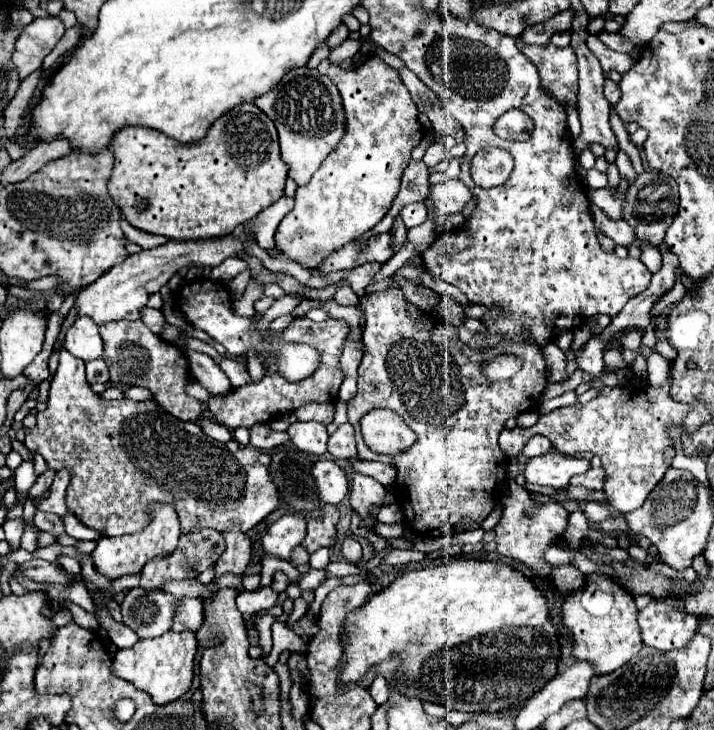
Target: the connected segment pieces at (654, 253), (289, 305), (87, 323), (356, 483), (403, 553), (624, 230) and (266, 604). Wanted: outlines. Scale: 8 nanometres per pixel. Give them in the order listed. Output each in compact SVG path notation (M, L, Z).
M644 245L644 253L642 253L640 261L648 267L650 273L656 273L660 269L660 251L652 249L652 245Z
M284 295L284 297L280 297L280 299L276 299L276 303L264 313L264 321L260 323L260 329L266 329L268 325L270 325L270 321L274 321L276 317L280 317L280 315L286 315L286 313L292 313L294 311L294 307L302 301L302 299L306 299L304 295L302 297L294 297L294 295Z
M76 317L68 327L64 337L64 347L78 359L90 361L102 357L102 337L100 327L92 321L92 317Z
M352 471L350 505L354 511L360 513L362 519L366 519L370 523L370 527L374 527L374 519L370 517L368 509L372 505L382 505L384 495L386 495L386 489L380 483L376 483L372 477L366 477L358 471Z
M394 549L392 553L388 553L384 557L384 563L406 565L406 563L412 563L412 561L422 561L422 559L424 559L424 553L420 553L416 549Z
M592 205L592 217L594 217L594 223L596 227L610 239L614 239L618 245L624 245L628 247L632 243L632 227L626 225L626 221L614 221L610 219L600 207Z
M262 587L256 593L242 593L236 597L236 607L242 613L258 613L276 605L278 595L270 587Z

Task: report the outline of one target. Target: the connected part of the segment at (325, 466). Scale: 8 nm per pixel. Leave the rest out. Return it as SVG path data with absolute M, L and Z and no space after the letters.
M328 459L316 461L312 475L316 479L316 487L318 487L322 503L338 505L346 497L348 479L346 479L344 471L334 461L328 461Z

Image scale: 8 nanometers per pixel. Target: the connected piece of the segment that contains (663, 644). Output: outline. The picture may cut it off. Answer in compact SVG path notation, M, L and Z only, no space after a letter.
M678 601L652 603L638 613L644 645L670 651L684 647L698 629L698 617L684 613Z

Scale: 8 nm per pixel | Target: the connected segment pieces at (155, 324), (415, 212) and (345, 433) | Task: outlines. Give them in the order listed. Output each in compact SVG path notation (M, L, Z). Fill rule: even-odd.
M144 307L140 309L140 321L156 335L162 333L162 325L164 325L164 317L162 317L162 311L160 309L150 309L150 307Z
M410 203L406 205L402 211L400 211L402 219L404 219L404 225L410 229L410 227L416 227L416 225L422 225L426 221L426 207L424 203Z
M350 423L340 425L328 441L328 451L336 459L356 459L356 441L354 441L354 427Z

